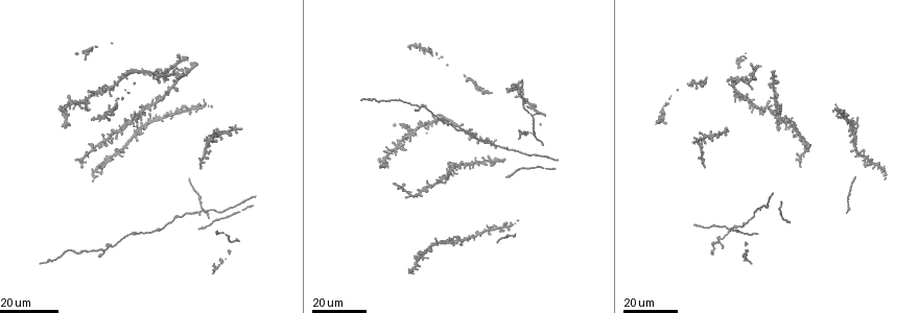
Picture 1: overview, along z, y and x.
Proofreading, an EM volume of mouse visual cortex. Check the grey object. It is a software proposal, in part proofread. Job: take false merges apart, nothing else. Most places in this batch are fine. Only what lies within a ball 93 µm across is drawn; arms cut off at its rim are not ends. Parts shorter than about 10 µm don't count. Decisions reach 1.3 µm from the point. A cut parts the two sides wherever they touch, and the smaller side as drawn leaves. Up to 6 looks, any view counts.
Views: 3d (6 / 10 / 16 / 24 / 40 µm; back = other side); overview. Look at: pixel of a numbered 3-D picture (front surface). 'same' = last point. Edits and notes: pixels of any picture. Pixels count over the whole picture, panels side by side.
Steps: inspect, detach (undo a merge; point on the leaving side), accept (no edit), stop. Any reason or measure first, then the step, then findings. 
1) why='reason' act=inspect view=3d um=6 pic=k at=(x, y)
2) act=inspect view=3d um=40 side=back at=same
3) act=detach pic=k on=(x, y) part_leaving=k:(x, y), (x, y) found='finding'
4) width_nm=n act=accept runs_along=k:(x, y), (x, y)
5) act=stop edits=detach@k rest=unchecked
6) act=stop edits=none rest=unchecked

why='branch point' act=inspect view=3d um=16 pic=1 at=(459, 127)

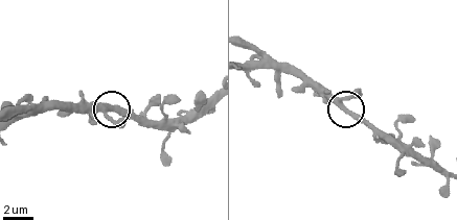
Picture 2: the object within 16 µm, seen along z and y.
why='zoom in' act=inspect view=3d um=10 pic=2 at=(342, 100)

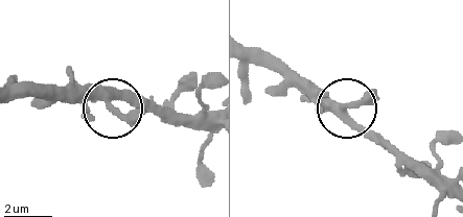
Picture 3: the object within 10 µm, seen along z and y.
side_arm_um=48 act=accept runs_along=3:(154, 113), (119, 100), (49, 100) found='all the same neuron'

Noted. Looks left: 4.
why='narrows sharply' act=inspect view=3d um=16 pic=1 at=(704, 133)

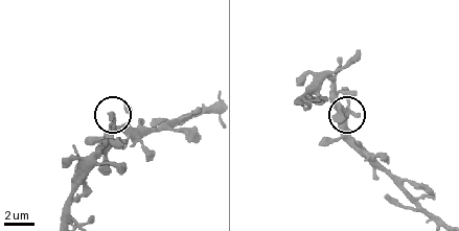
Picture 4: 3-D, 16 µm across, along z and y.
act=inspect view=3d um=10 pic=4 at=(113, 124)

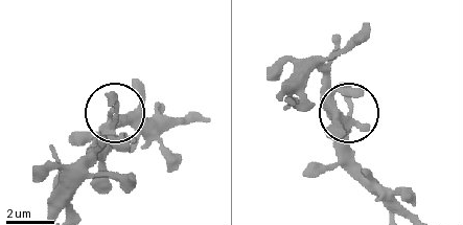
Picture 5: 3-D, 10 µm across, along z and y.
act=accept found='continuous, no second neuron'

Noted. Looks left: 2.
act=inspect view=3d um=24 pic=1 at=(423, 125)

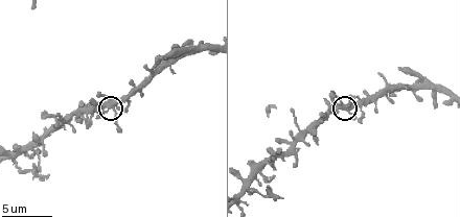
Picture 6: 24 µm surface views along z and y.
act=inspect view=3d um=10 pic=6 at=(106, 98)

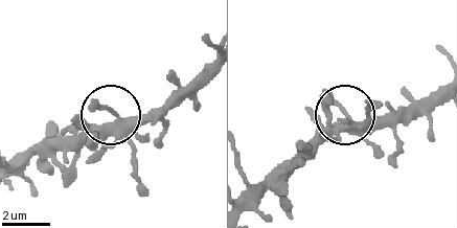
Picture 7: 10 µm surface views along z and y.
width_nm=380 act=accept runs_along=7:(207, 64), (159, 108), (117, 116), (93, 128), (71, 121) found='one neuron here'

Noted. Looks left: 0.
act=stop edits=none rest=unchecked

